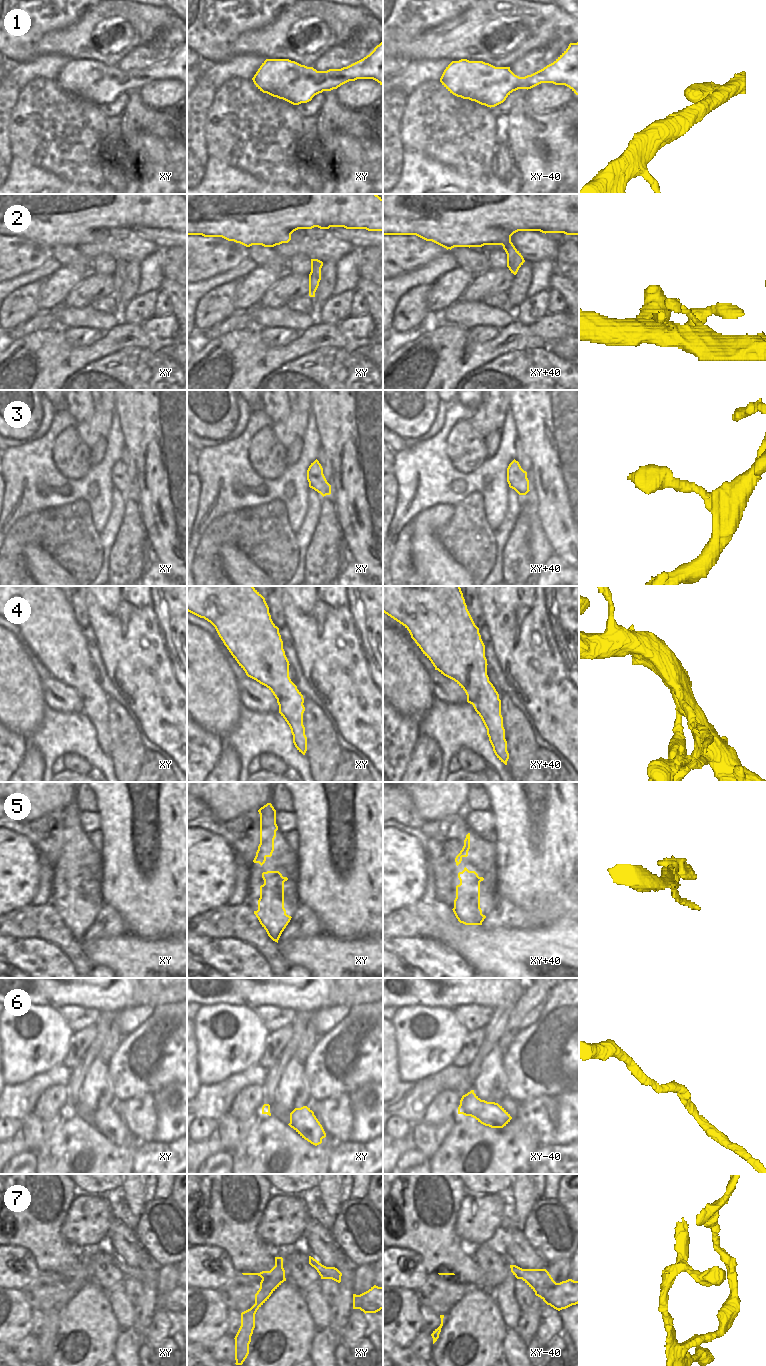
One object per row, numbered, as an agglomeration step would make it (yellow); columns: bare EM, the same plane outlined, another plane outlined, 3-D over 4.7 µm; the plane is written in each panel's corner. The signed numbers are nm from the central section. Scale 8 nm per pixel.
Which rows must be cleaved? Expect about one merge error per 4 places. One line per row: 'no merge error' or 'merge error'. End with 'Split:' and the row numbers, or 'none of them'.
1: no merge error
2: no merge error
3: no merge error
4: no merge error
5: no merge error
6: no merge error
7: no merge error
Split: none of them

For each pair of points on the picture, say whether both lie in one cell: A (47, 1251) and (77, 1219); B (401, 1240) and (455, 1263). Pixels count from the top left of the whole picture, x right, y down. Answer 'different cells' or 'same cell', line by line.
A: different cells
B: same cell

